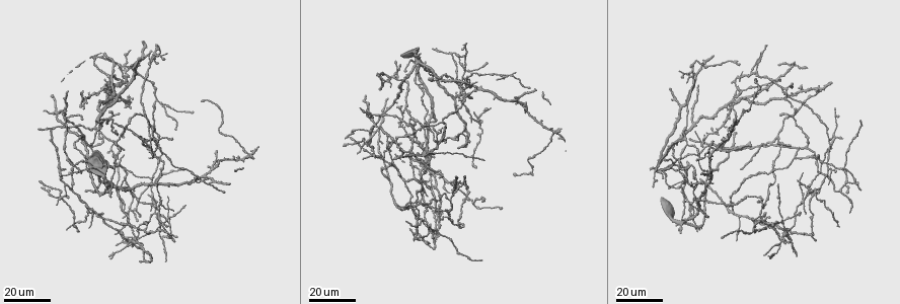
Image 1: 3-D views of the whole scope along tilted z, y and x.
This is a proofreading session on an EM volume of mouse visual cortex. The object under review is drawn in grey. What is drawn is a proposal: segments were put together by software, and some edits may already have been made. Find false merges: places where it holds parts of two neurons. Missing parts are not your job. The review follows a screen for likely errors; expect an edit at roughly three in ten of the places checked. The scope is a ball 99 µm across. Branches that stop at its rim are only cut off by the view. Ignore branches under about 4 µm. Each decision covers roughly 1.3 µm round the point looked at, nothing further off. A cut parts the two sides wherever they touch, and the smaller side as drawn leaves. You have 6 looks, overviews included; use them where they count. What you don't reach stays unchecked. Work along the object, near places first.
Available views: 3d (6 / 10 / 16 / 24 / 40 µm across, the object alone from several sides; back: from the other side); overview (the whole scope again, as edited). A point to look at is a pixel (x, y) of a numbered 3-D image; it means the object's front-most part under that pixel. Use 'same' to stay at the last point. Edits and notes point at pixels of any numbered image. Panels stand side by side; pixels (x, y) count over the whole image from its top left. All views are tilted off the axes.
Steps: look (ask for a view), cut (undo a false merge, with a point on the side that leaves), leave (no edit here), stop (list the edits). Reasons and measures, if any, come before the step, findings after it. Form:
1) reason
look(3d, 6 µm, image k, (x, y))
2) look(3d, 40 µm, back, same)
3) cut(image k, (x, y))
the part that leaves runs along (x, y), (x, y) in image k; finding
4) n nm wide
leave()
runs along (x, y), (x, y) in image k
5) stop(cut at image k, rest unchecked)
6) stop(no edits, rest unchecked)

sudden change in width
look(3d, 16 µm, image 1, (169, 230))

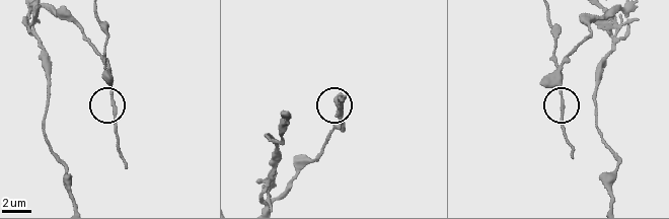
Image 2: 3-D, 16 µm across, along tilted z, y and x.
look(3d, 6 µm, image 2, (563, 90))

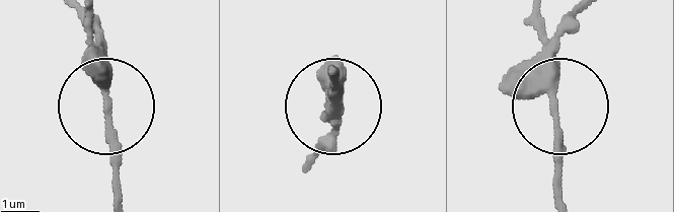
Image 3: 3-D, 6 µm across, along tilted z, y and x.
280 nm wide
cut(image 3, (110, 126))
the part that leaves runs along (554, 70), (540, 12) in image 3; two neurons meet here

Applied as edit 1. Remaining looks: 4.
look(overview)

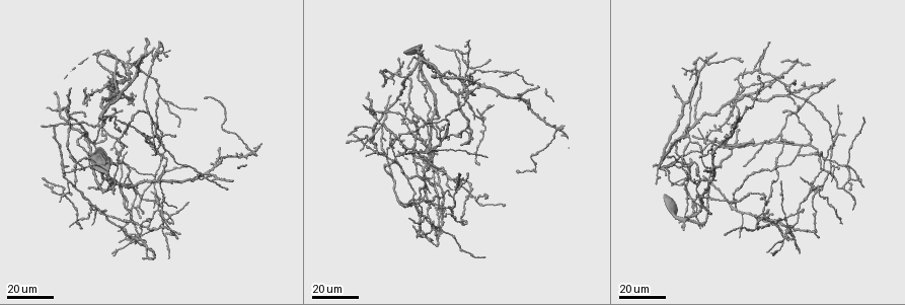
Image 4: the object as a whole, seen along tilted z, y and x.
arms part here
look(3d, 16 µm, image 4, (153, 194))

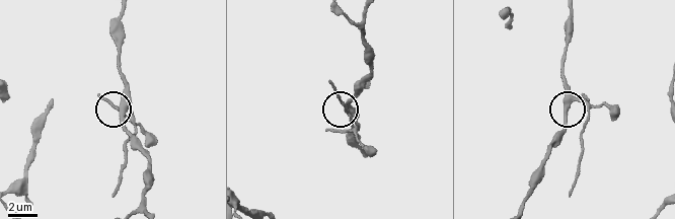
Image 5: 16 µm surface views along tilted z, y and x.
look(3d, 10 µm, image 5, (128, 107))

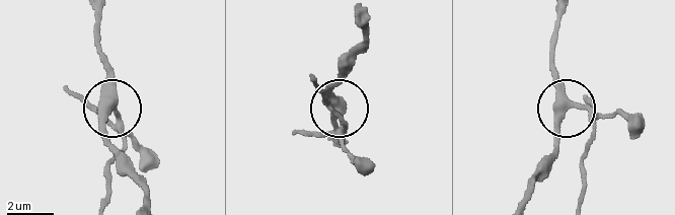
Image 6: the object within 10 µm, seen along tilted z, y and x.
side arm 8 µm
leave()
runs along (560, 13), (554, 63), (561, 104), (624, 120) in image 6; all the same neuron

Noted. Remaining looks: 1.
stop(cut at image 3, rest unchecked)

